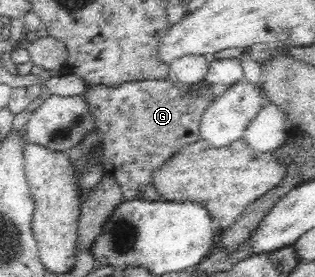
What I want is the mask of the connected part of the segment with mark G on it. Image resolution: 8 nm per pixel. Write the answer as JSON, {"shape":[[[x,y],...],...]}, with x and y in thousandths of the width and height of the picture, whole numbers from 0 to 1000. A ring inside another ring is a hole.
{"shape":[[[479,285],[454,292],[416,292],[346,314],[337,307],[276,303],[260,354],[276,368],[283,401],[295,412],[308,473],[321,480],[324,588],[337,632],[356,632],[390,686],[390,726],[416,718],[444,718],[441,682],[460,668],[483,668],[486,617],[505,610],[517,588],[530,588],[556,552],[575,545],[575,531],[632,509],[632,451],[638,426],[657,386],[683,357],[670,303],[660,296],[638,314],[610,314],[610,307],[581,303],[568,292],[546,296],[524,285]]]}

